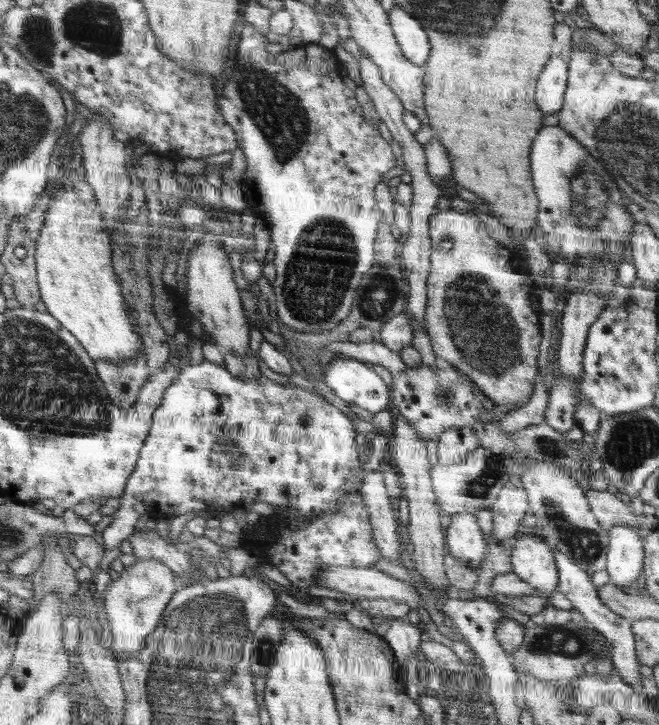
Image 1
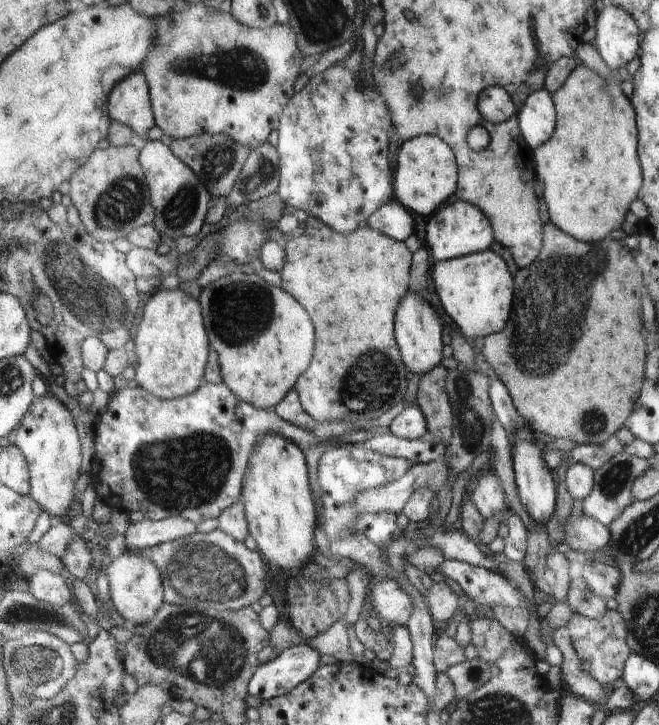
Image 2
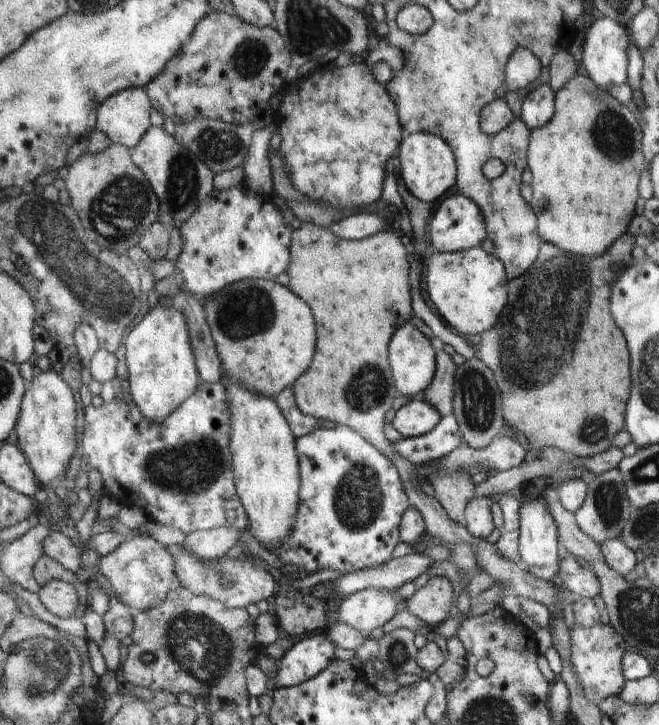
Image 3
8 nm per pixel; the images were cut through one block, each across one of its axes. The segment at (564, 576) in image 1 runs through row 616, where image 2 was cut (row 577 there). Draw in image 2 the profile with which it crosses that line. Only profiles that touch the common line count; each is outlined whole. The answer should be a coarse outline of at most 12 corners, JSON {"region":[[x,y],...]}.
{"region":[[583,563],[587,587],[604,600],[615,598],[622,572],[614,565]]}

